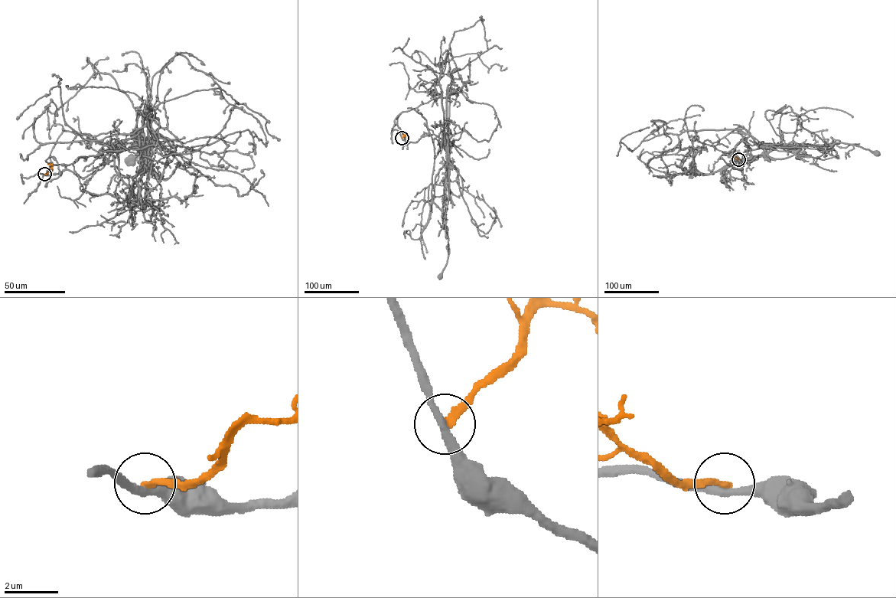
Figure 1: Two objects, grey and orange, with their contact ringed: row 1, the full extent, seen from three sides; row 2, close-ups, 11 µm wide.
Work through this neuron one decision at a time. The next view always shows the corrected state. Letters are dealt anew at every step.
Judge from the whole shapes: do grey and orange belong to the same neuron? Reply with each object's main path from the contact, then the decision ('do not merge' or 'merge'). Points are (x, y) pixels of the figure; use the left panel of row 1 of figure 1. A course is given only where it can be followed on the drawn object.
grey runs (44, 174), (99, 170), (147, 112), (153, 146), (135, 142), (148, 136), (131, 161); orange runs (44, 174), (50, 168), (47, 164); do not merge

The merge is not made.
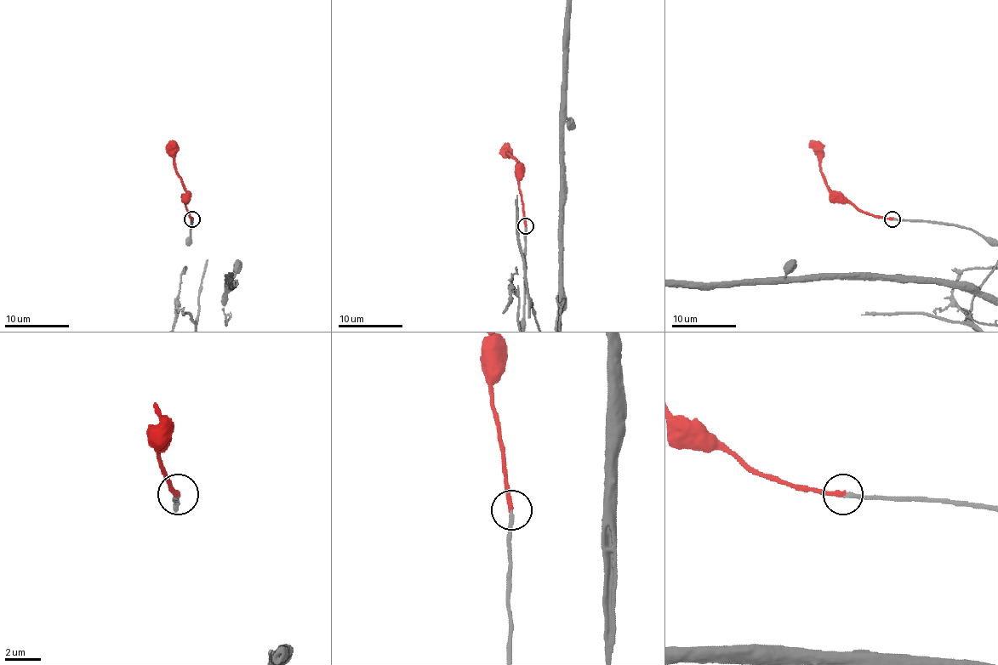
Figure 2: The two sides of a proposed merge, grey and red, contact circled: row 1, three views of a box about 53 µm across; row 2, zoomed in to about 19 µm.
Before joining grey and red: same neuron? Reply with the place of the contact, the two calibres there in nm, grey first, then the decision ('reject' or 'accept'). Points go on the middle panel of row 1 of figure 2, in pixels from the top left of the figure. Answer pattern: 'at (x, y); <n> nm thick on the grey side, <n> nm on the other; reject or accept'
at (526, 225); 220 nm thick on the grey side, 280 nm on the other; accept

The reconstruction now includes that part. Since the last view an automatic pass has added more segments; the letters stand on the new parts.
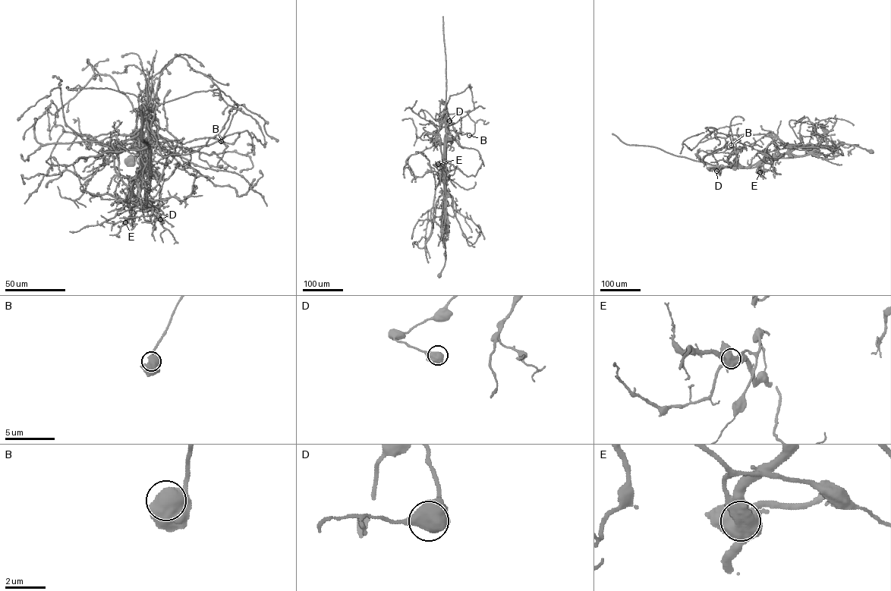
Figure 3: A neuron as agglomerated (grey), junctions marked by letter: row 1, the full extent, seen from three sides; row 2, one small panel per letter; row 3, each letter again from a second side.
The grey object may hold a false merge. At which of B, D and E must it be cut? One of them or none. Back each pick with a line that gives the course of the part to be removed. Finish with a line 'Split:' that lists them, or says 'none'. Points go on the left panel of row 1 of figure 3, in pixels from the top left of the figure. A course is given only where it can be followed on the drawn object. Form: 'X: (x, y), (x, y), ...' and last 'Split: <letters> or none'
E: (125, 223), (143, 175), (147, 211), (151, 210), (146, 205), (151, 179), (149, 147), (142, 139), (140, 106)
Split: E

